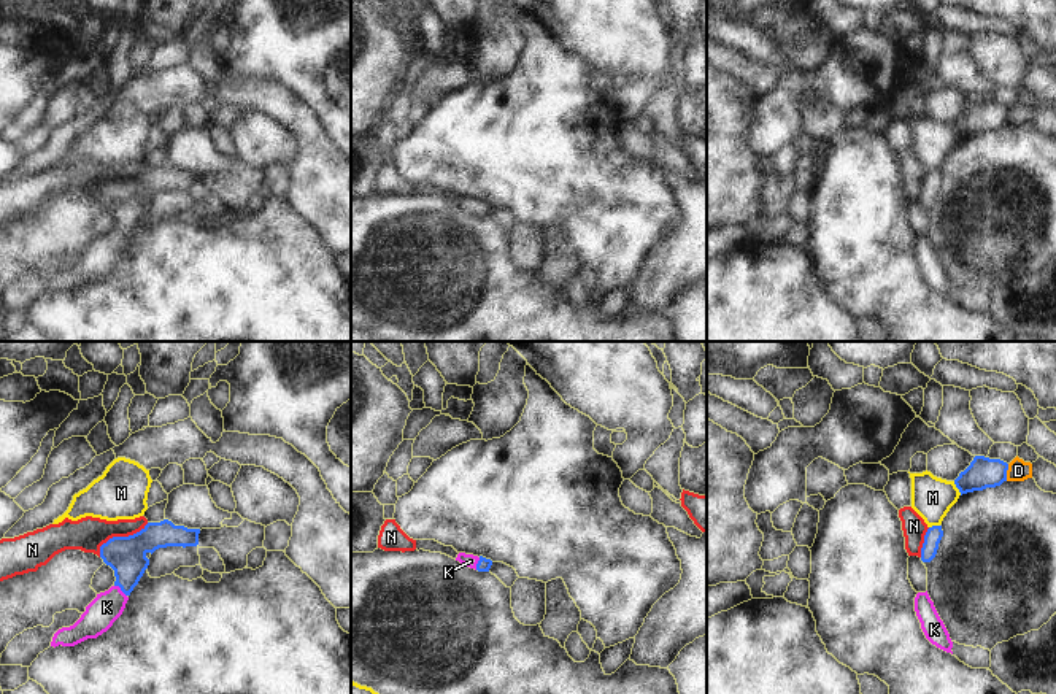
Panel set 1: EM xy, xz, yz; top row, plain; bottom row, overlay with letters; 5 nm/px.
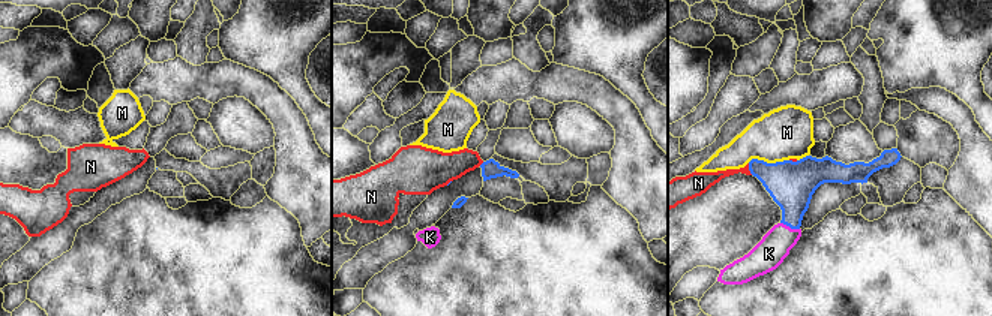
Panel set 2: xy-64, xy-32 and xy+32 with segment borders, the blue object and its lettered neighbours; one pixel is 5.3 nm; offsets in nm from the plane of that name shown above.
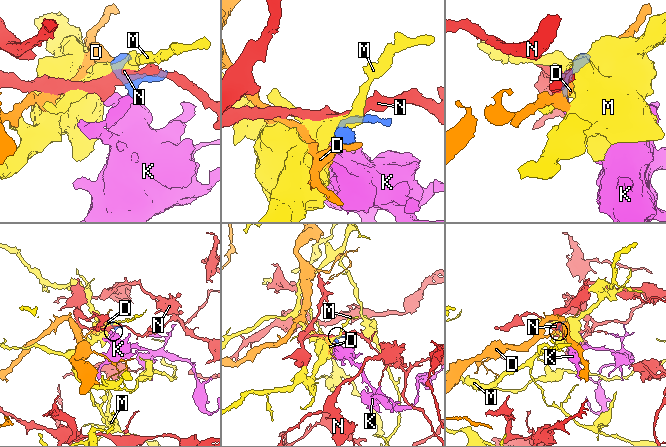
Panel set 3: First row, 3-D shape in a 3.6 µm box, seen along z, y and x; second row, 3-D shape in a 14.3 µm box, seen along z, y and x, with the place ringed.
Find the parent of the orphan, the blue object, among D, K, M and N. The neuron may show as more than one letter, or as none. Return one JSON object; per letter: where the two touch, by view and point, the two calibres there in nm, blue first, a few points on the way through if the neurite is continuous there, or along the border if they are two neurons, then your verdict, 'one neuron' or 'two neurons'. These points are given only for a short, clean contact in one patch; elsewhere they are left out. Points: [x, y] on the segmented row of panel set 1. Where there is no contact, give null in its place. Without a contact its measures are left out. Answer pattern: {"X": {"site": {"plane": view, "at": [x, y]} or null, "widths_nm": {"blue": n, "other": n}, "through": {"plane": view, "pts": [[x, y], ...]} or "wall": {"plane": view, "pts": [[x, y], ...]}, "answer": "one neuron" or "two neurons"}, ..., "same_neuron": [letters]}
{"D": {"site": {"plane": "yz", "at": [1005, 472]}, "widths_nm": {"blue": 160, "other": 110}, "wall": {"plane": "yz", "pts": [[1009, 464], [1005, 480]]}, "answer": "two neurons"}, "K": {"site": {"plane": "xy", "at": [121, 589]}, "widths_nm": {"blue": 190, "other": 160}, "through": {"plane": "xy", "pts": [[126, 556], [126, 582], [121, 589], [107, 607]]}, "answer": "one neuron"}, "M": {"site": {"plane": "yz", "at": [956, 486]}, "widths_nm": {"blue": 160, "other": 200}, "answer": "two neurons"}, "N": {"site": {"plane": "xy", "at": [119, 537]}, "widths_nm": {"blue": 190, "other": 180}, "wall": {"plane": "xy", "pts": [[148, 523], [132, 534], [110, 537], [100, 547], [99, 556]]}, "answer": "two neurons"}, "same_neuron": ["K"]}

